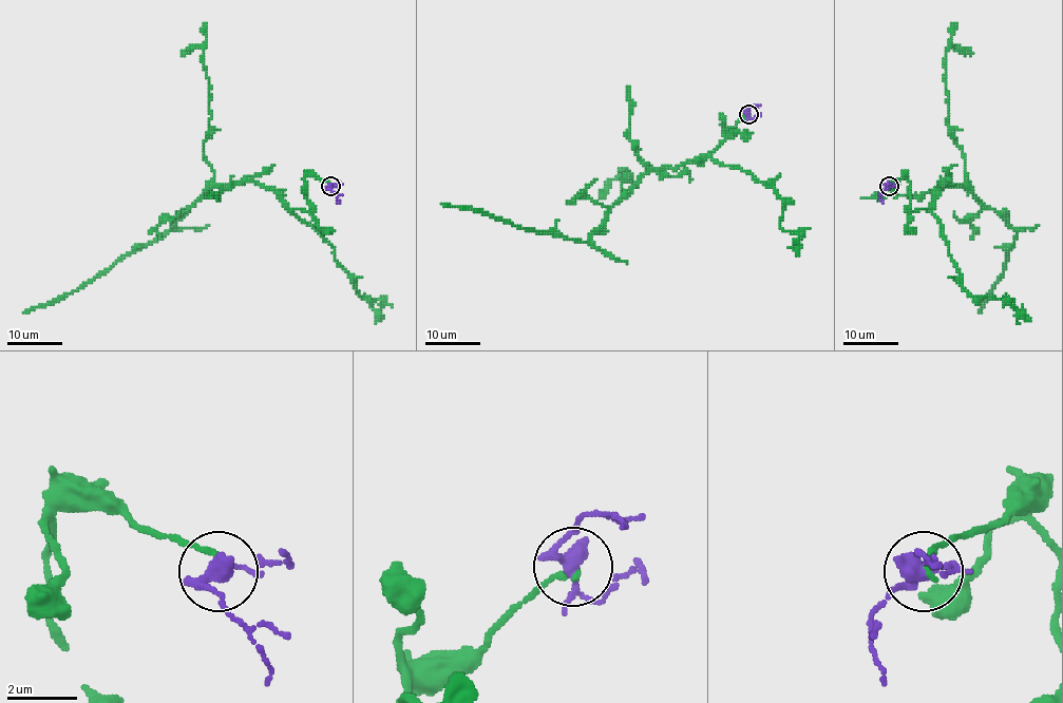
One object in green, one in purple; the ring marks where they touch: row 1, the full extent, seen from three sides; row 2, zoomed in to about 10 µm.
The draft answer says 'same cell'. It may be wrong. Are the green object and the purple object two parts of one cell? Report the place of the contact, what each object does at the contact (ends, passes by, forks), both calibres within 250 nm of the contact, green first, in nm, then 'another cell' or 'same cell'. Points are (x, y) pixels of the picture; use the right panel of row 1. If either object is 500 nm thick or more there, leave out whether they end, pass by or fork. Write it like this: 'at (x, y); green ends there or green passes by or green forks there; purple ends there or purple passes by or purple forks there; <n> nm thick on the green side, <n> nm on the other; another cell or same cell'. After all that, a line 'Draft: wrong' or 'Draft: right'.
at (889, 186); green ends there; purple forks there; 170 nm thick on the green side, 320 nm on the other; another cell
Draft: wrong

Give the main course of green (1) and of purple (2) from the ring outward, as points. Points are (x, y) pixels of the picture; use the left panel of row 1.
1: (330, 186), (316, 176), (305, 177), (307, 212), (289, 208), (257, 182), (213, 185), (147, 245), (23, 312)
2: (330, 186), (338, 204)

